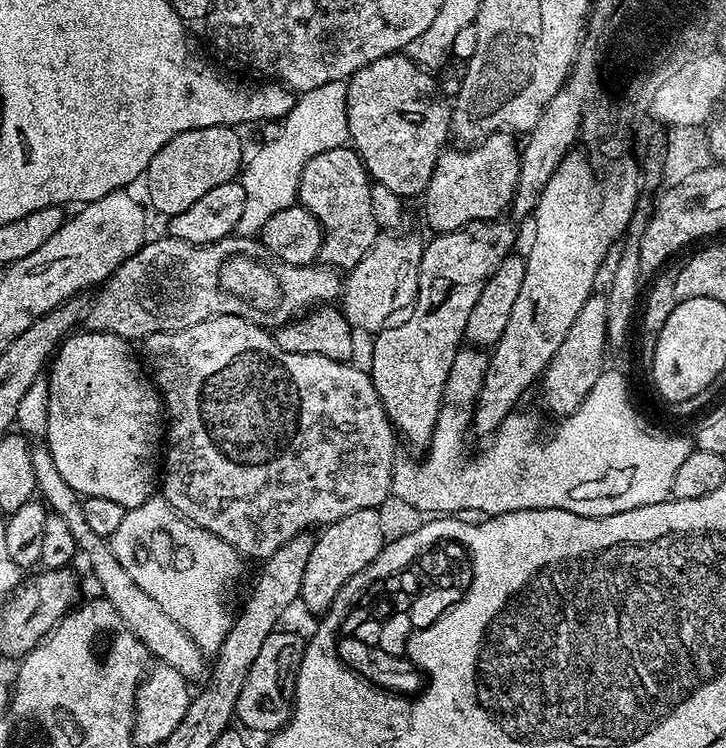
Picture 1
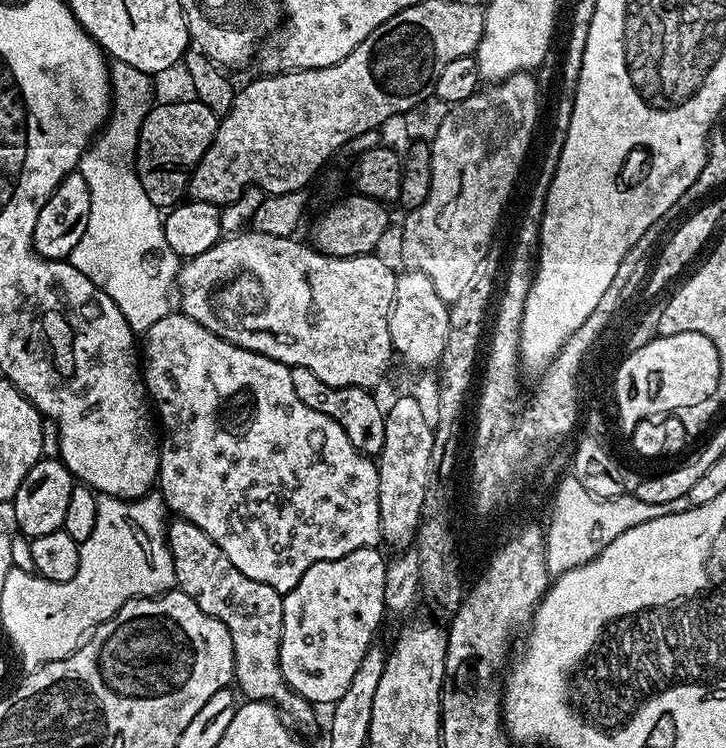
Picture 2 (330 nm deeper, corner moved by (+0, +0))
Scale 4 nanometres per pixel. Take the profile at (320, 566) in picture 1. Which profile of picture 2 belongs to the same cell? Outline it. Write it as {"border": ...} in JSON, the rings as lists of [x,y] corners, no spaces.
{"border":[[[379,547],[363,548],[362,550],[354,550],[350,554],[342,554],[342,558],[334,558],[326,562],[314,562],[314,566],[310,566],[310,570],[306,570],[306,574],[302,574],[302,578],[298,578],[298,586],[294,586],[294,590],[283,593],[282,638],[280,639],[282,678],[286,678],[288,685],[302,698],[310,701],[313,706],[321,706],[320,704],[331,706],[336,703],[338,698],[342,698],[342,694],[346,694],[346,690],[350,686],[350,678],[354,678],[358,666],[362,663],[362,658],[366,658],[366,650],[377,639],[376,630],[379,628],[384,616],[386,617],[386,609],[384,607],[384,595],[386,594],[386,556],[383,556],[380,551]]]}

